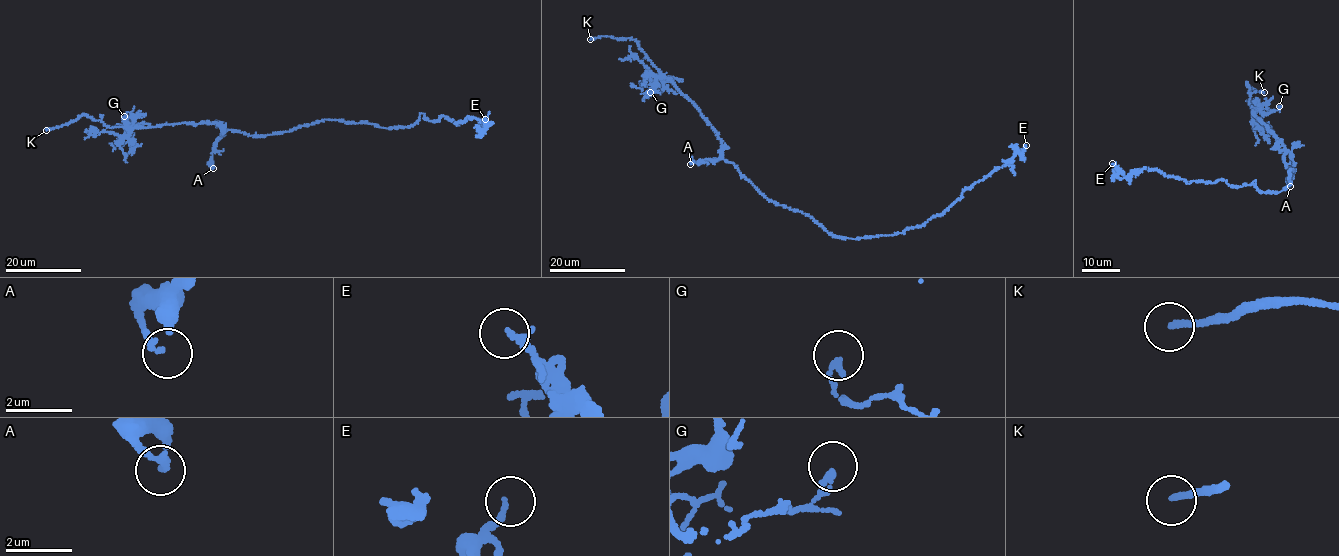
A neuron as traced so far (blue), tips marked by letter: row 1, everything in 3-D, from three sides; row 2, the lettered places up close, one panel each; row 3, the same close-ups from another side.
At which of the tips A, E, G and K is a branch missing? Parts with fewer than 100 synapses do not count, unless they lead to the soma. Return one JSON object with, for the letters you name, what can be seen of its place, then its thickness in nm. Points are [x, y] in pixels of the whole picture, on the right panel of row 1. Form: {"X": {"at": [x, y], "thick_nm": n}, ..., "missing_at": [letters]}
{"K": {"at": [1264, 92], "thick_nm": 170}, "missing_at": ["K"]}

